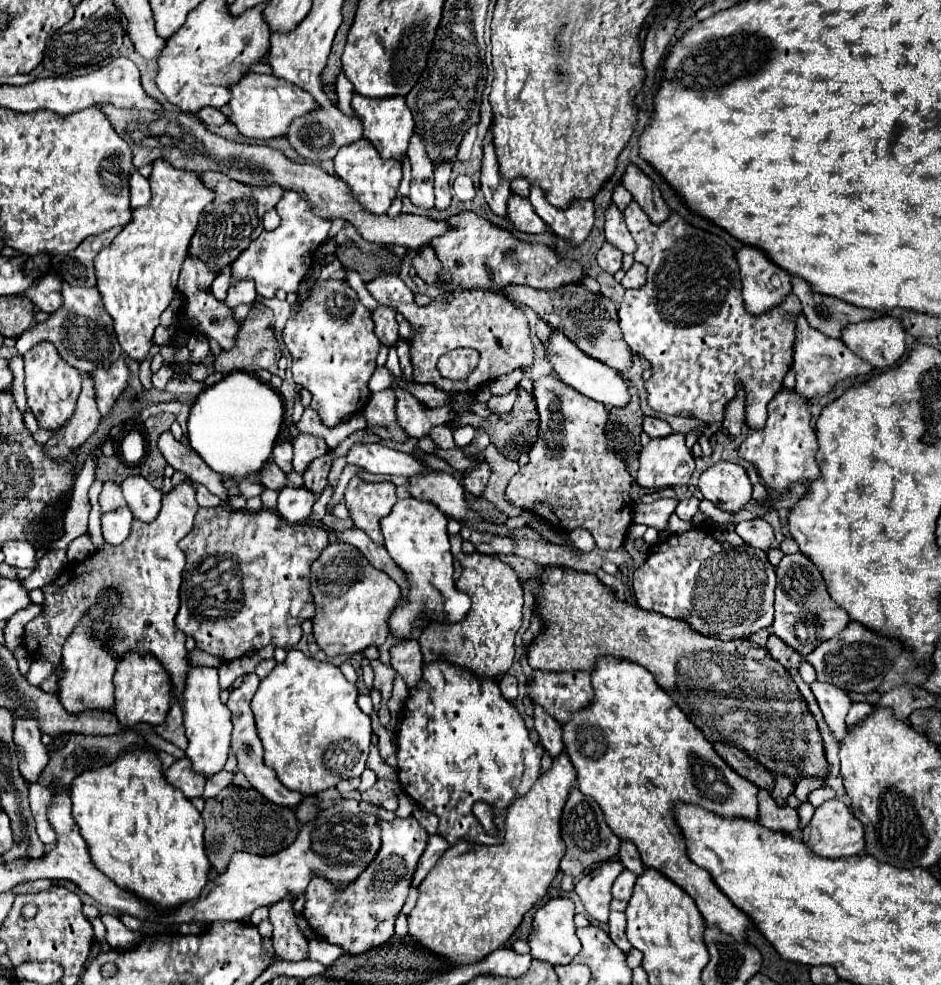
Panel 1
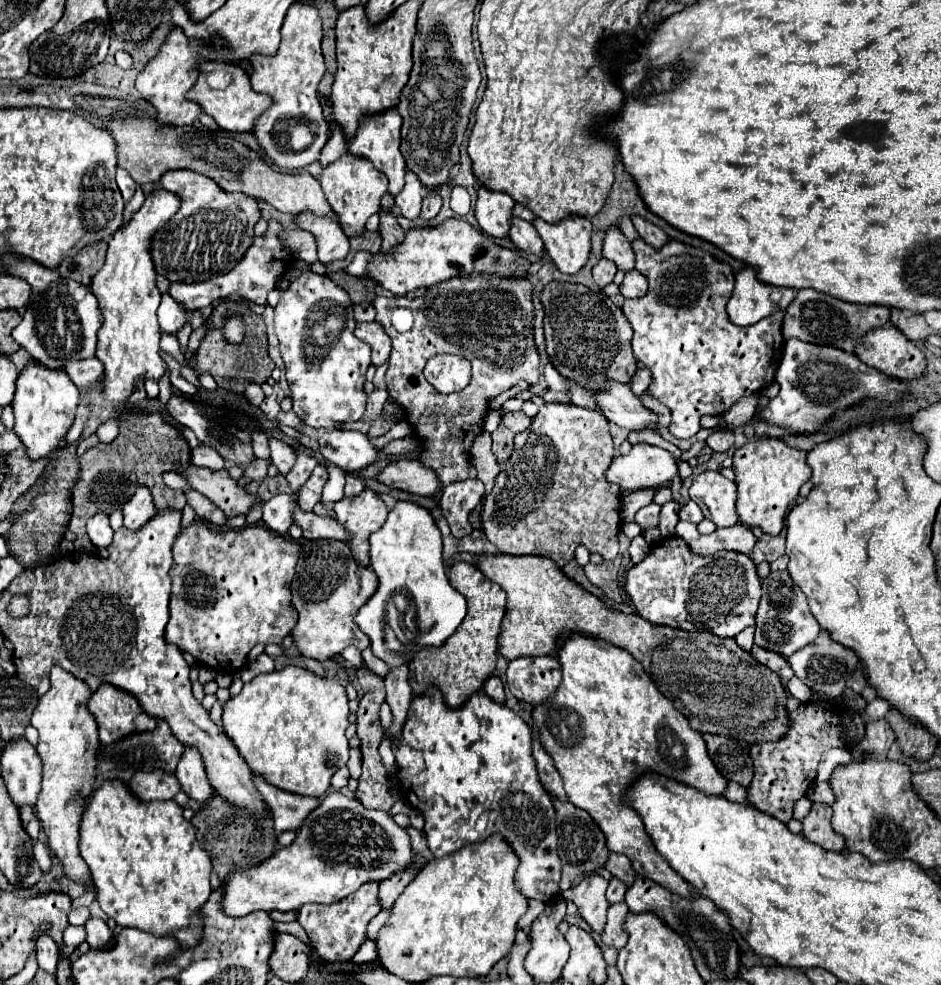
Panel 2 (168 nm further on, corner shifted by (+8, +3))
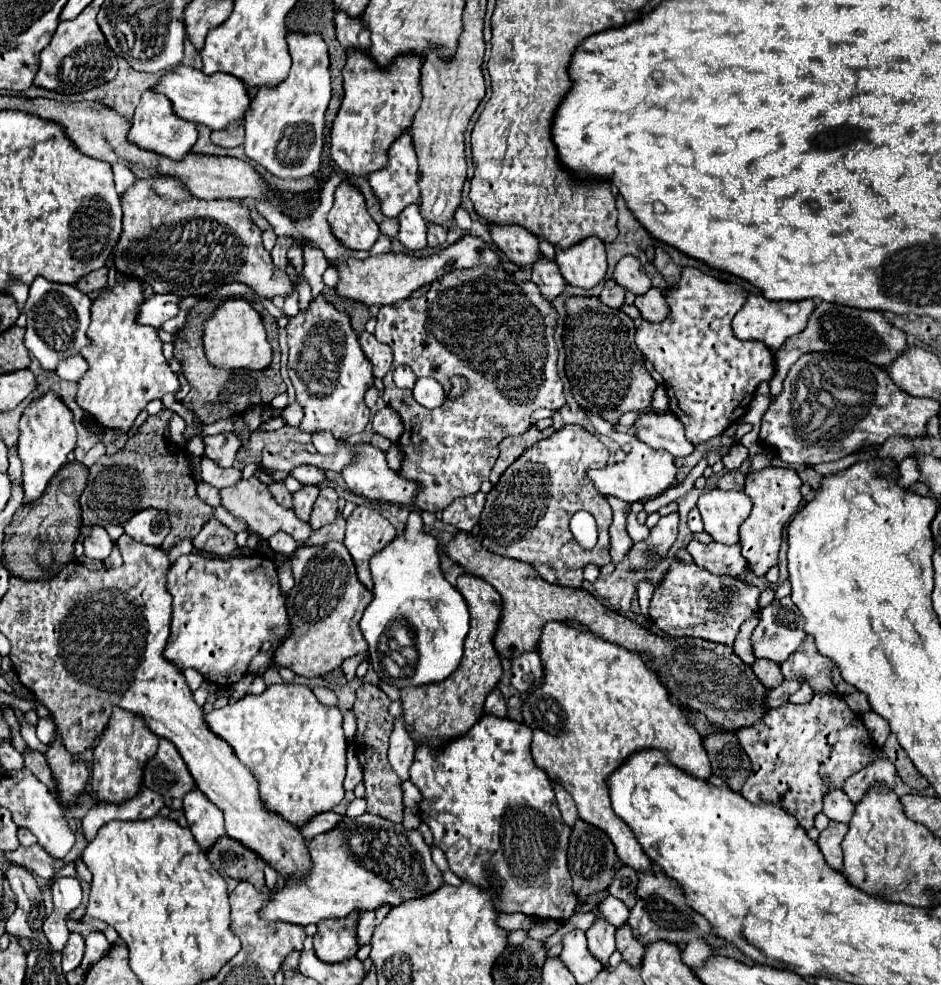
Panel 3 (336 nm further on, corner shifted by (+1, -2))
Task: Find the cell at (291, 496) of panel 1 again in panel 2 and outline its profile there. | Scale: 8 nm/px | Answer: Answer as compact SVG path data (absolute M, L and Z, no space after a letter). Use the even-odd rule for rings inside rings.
M276 495L270 501L262 505L262 525L278 535L286 535L292 525L292 509L296 503L292 501L292 495Z

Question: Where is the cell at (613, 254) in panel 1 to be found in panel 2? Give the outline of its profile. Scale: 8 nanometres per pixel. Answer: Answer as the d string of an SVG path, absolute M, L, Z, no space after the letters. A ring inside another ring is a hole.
M600 259L600 263L594 267L594 281L600 285L600 287L606 287L612 283L614 275L616 275L616 267L614 263L610 263L608 259Z

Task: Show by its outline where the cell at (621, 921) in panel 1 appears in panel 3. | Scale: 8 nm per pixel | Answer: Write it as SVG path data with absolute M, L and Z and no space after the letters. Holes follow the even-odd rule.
M629 924L619 926L617 934L615 934L615 940L617 940L617 950L623 954L623 960L627 960L629 964L637 966L641 962L645 946L635 938L631 926Z

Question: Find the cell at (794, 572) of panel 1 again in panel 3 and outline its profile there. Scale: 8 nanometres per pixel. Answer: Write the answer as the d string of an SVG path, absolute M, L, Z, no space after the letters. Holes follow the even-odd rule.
M791 596L773 600L761 610L759 624L751 636L755 656L769 658L777 664L785 662L807 638L803 622L805 618L799 608L795 608Z

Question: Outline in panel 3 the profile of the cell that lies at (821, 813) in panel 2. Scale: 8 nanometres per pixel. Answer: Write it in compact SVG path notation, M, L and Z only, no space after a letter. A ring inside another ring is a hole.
M831 820L829 826L819 834L817 844L827 860L827 864L835 870L843 870L843 852L841 852L841 840L847 834L847 824Z

